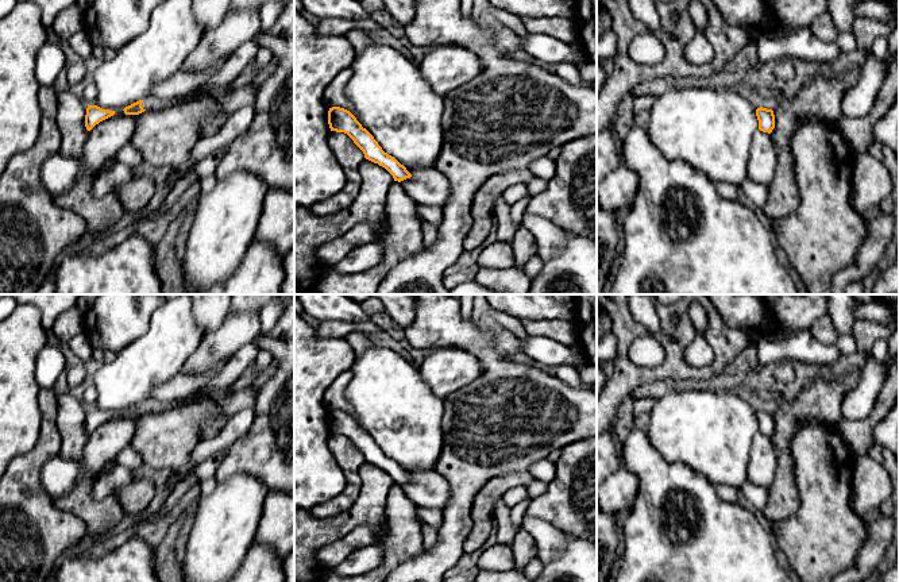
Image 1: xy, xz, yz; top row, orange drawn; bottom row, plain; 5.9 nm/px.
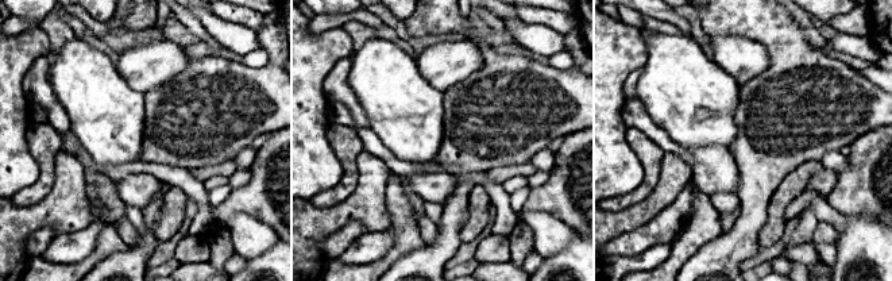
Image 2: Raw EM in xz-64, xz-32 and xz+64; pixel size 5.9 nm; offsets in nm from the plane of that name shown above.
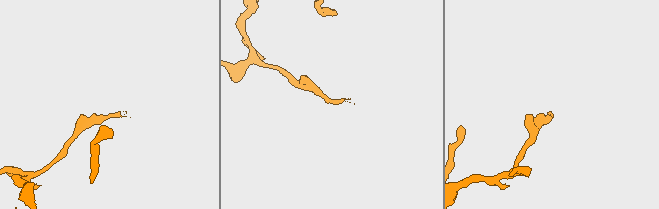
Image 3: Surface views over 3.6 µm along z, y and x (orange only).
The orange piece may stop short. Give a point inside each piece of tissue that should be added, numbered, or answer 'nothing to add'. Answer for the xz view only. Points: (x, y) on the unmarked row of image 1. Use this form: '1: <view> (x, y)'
nothing to add

